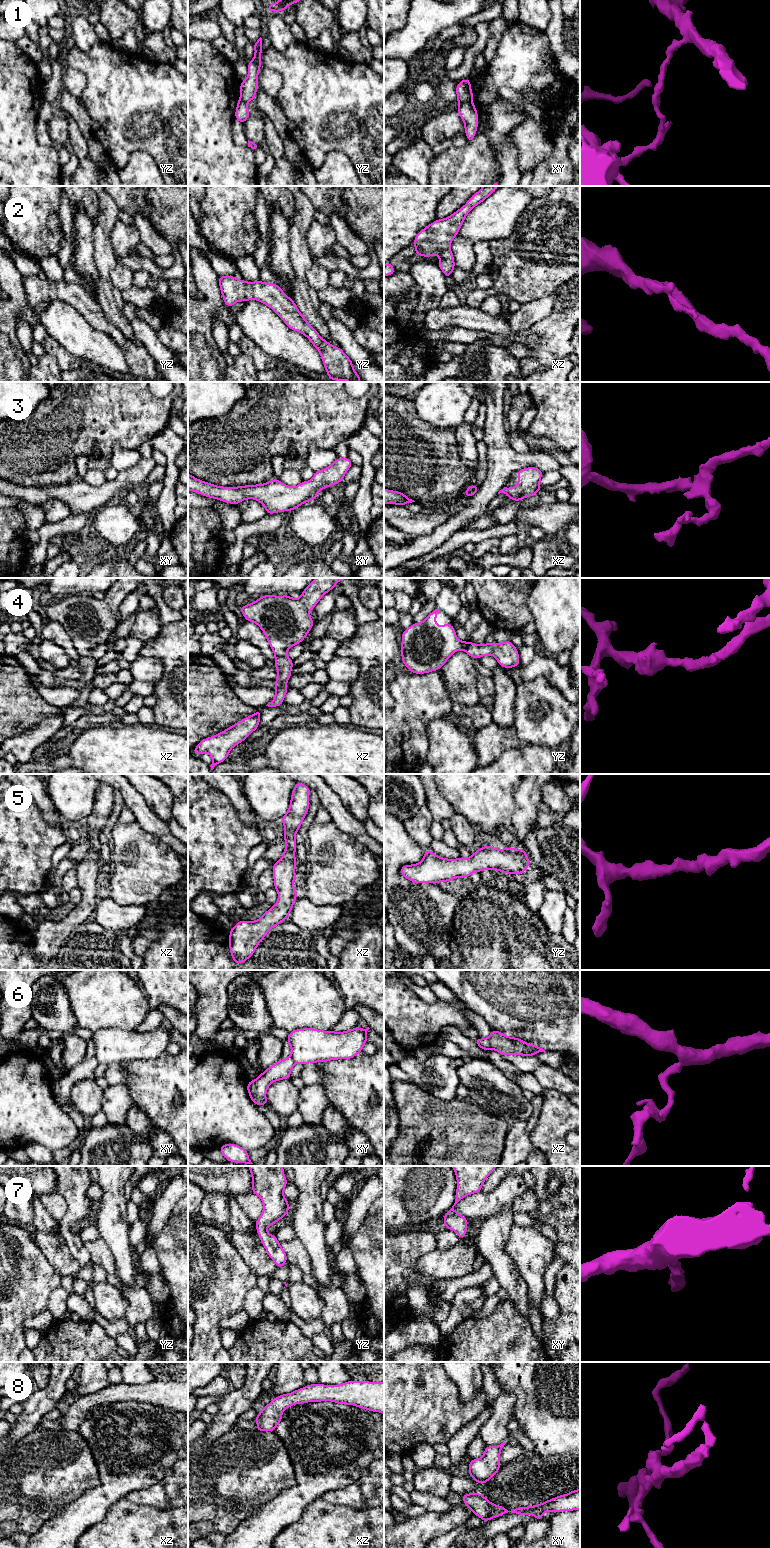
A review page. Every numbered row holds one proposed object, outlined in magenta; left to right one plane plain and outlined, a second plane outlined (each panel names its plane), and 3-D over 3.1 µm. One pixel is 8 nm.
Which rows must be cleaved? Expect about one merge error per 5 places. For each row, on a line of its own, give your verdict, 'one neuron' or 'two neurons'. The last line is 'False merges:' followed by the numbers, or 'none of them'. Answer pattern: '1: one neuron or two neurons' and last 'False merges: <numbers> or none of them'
1: two neurons
2: one neuron
3: one neuron
4: one neuron
5: one neuron
6: two neurons
7: one neuron
8: one neuron
False merges: 1, 6

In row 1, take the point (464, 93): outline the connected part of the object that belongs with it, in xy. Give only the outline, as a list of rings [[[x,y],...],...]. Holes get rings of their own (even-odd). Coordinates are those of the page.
[[[470,79],[461,80],[456,86],[457,102],[470,102],[473,98]]]

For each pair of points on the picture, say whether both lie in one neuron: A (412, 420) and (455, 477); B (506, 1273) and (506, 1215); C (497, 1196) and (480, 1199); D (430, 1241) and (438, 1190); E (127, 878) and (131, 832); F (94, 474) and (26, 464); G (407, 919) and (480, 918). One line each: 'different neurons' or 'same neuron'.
A: same neuron
B: same neuron
C: same neuron
D: different neurons
E: same neuron
F: different neurons
G: different neurons

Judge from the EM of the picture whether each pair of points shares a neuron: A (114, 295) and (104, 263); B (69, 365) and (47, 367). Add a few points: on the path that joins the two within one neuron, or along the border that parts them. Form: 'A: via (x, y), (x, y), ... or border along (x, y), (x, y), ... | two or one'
A: via (106, 287), (104, 285), (104, 271) | one
B: border along (46, 352), (54, 357), (61, 371) | two

